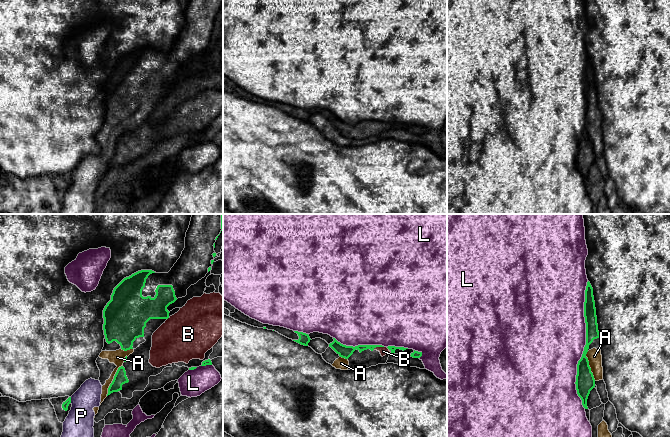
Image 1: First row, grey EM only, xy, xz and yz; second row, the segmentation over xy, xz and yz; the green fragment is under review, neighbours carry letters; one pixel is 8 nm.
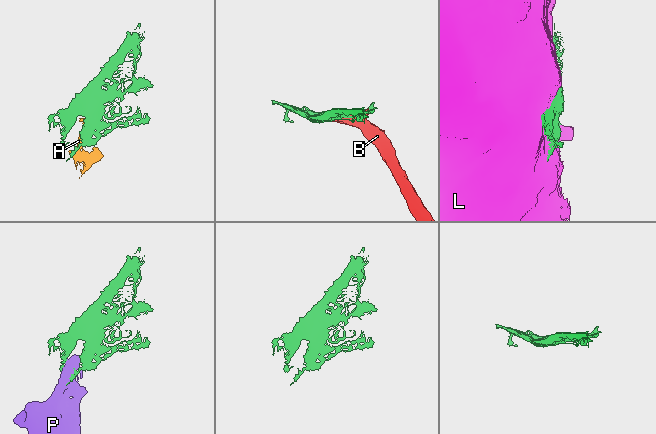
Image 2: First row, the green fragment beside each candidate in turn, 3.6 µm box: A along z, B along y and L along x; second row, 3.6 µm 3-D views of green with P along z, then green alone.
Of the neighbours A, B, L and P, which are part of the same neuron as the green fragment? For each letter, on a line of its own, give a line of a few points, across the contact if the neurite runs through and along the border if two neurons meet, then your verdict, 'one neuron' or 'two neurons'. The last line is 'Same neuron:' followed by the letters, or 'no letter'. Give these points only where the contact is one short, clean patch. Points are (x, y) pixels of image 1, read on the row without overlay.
A: line xy (122, 141), (118, 144), (106, 171); two neurons
B: one neuron
L: two neurons
P: two neurons
Same neuron: B

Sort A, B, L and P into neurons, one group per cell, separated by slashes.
A P / B / L

